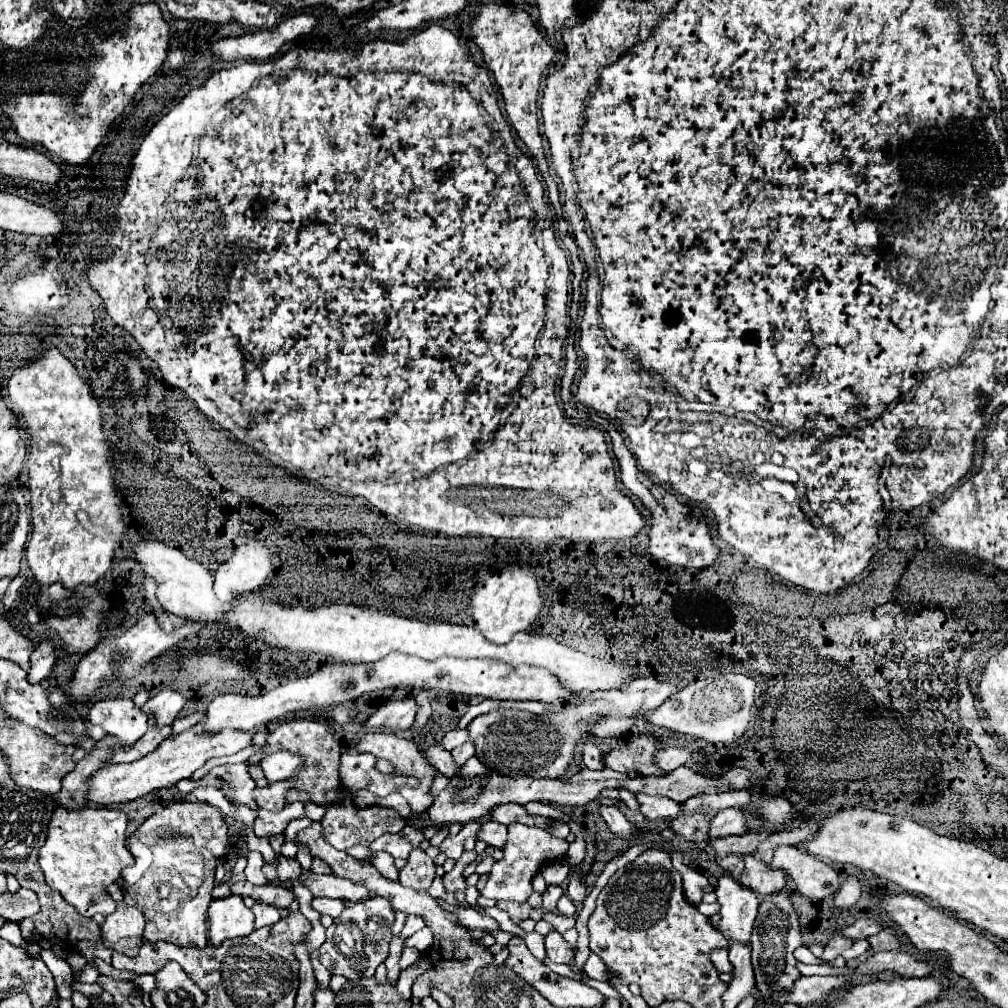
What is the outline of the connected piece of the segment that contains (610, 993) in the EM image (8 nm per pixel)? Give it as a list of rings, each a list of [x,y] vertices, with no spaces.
[[[582,978],[581,981],[586,985],[597,989],[605,997],[621,999],[621,995],[607,982],[598,981],[591,978]]]

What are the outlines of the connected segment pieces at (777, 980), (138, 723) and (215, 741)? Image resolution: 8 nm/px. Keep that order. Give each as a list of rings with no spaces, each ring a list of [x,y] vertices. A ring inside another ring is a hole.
[[[778,891],[772,895],[762,895],[760,897],[760,907],[758,907],[758,917],[754,921],[754,931],[752,931],[752,967],[754,967],[754,977],[756,977],[756,987],[758,991],[764,993],[764,997],[772,995],[774,991],[780,991],[784,987],[790,987],[800,971],[796,969],[796,957],[794,951],[802,947],[802,933],[800,933],[800,921],[798,913],[794,911],[792,897],[788,891]]]
[[[108,697],[92,705],[88,719],[100,725],[106,733],[132,745],[148,731],[148,717],[128,697]]]
[[[196,727],[186,729],[178,735],[172,735],[160,743],[160,747],[146,757],[134,761],[134,763],[118,763],[118,765],[106,765],[94,777],[90,777],[90,793],[88,803],[98,807],[118,805],[126,801],[134,801],[138,797],[144,797],[160,787],[172,787],[180,779],[188,779],[198,767],[202,767],[208,759],[220,757],[220,755],[232,755],[242,751],[244,747],[252,745],[252,733],[240,731],[240,729],[222,729],[216,733],[204,733],[196,731]]]

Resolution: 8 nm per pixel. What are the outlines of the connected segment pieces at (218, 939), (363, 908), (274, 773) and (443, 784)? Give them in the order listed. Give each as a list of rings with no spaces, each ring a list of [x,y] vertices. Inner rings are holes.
[[[240,895],[214,899],[208,907],[208,937],[212,947],[232,937],[244,937],[254,931],[254,913],[248,909]]]
[[[372,897],[362,903],[354,903],[342,911],[338,919],[326,929],[326,941],[320,947],[320,961],[334,975],[356,981],[358,977],[374,975],[376,967],[386,961],[388,945],[392,941],[394,911],[382,897]]]
[[[276,751],[262,757],[262,771],[270,783],[286,781],[304,767],[304,757],[292,751]]]
[[[432,767],[434,771],[436,771],[436,779],[434,779],[434,783],[432,783],[432,789],[430,789],[430,793],[434,795],[434,797],[438,797],[438,793],[440,791],[444,791],[446,787],[448,787],[448,783],[450,783],[450,779],[446,777],[446,775],[442,775],[436,767]]]

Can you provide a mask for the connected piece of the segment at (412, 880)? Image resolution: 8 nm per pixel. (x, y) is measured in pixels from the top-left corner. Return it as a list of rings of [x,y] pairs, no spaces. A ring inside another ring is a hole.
[[[416,847],[408,857],[406,867],[400,869],[400,883],[410,885],[416,891],[426,891],[432,879],[434,879],[434,861],[426,855],[426,851]]]

